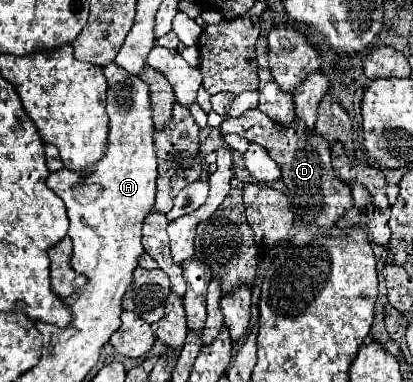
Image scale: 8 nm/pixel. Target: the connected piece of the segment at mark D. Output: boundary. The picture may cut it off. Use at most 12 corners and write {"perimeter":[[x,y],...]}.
{"perimeter":[[250,109],[222,135],[260,143],[302,225],[330,231],[352,209],[328,141]]}

